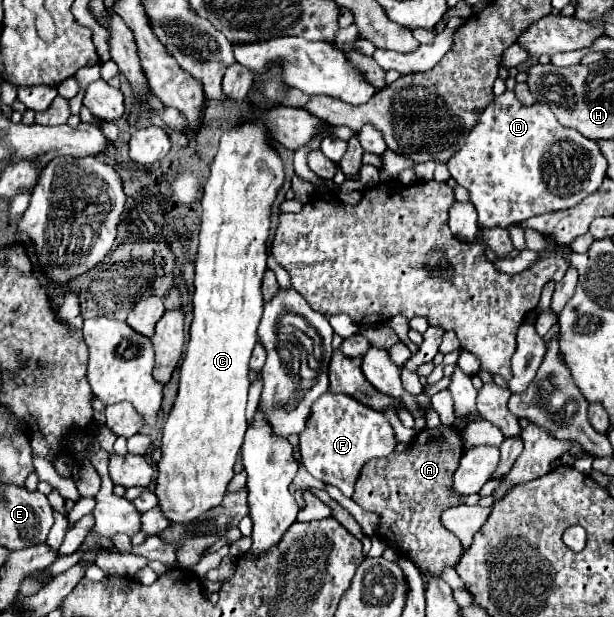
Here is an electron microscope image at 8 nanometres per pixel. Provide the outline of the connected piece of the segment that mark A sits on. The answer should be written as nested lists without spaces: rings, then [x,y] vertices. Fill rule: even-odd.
[[[425,428],[411,440],[405,452],[367,462],[355,484],[353,500],[379,518],[375,536],[393,546],[399,556],[413,560],[421,570],[423,584],[429,578],[439,578],[445,568],[455,566],[463,556],[461,540],[441,522],[443,510],[463,504],[463,494],[453,490],[453,474],[459,468],[461,456],[463,438],[457,428]]]

